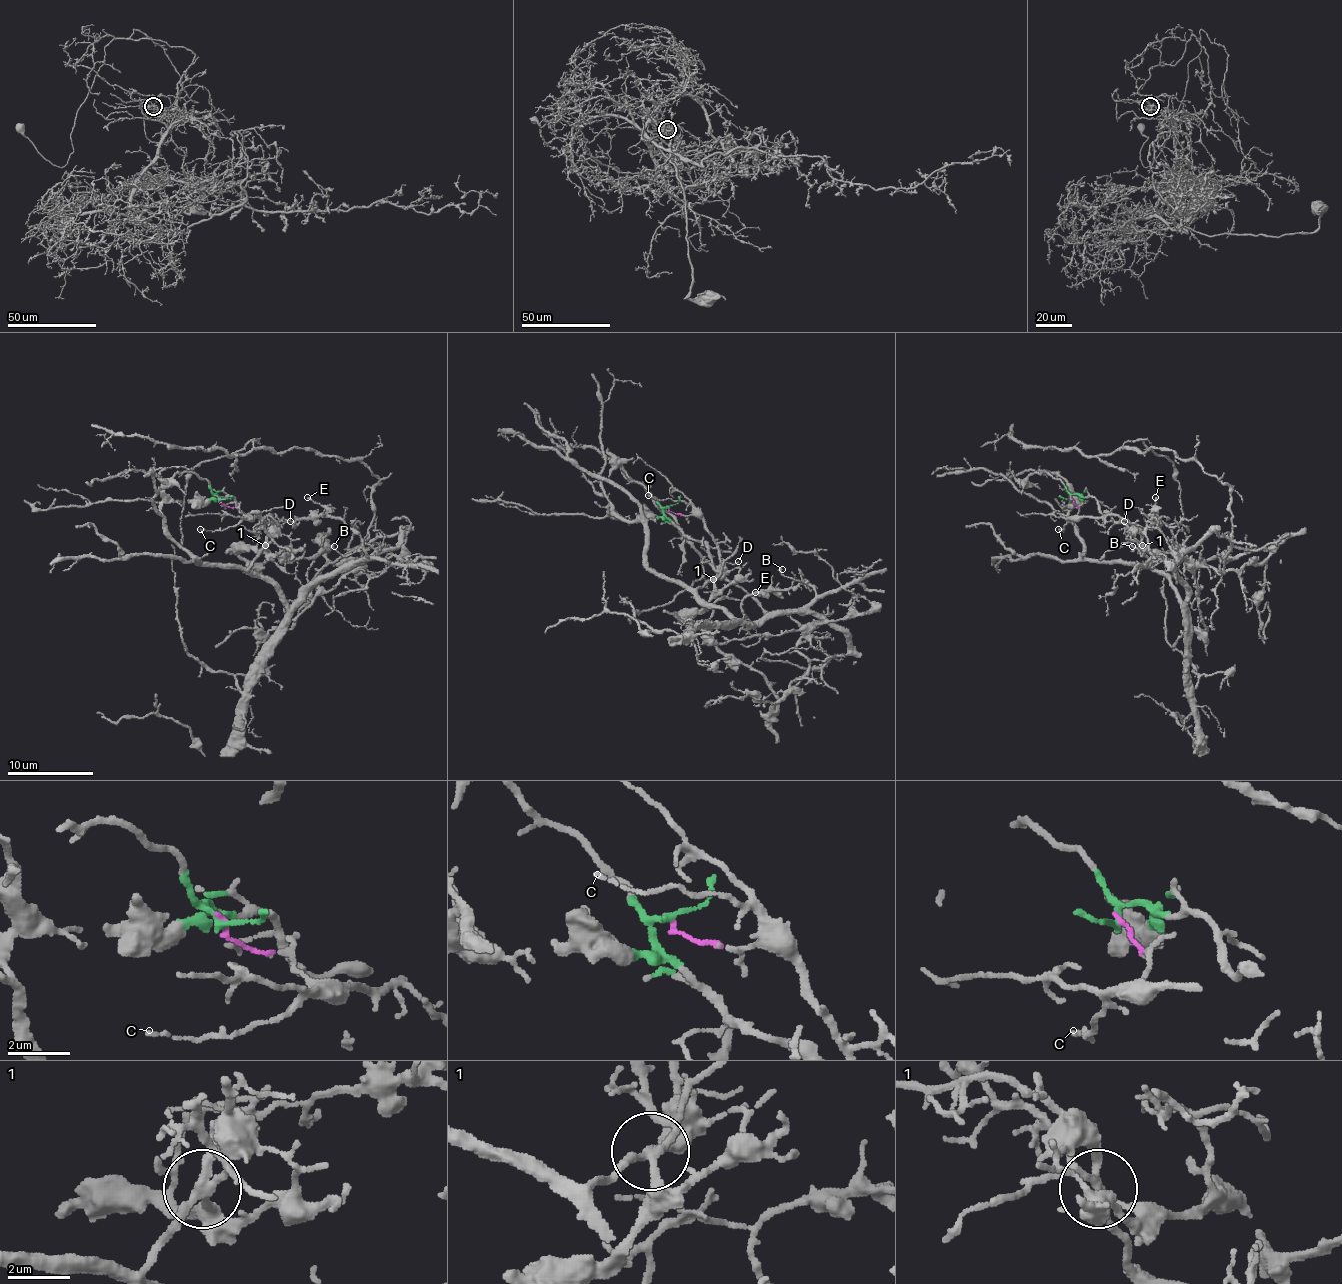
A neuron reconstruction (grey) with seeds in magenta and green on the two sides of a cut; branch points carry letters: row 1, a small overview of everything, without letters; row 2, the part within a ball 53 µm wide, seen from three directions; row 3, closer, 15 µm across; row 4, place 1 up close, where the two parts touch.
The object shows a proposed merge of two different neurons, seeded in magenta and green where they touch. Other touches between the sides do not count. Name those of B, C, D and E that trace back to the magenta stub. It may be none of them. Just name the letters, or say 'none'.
B, C, D, E

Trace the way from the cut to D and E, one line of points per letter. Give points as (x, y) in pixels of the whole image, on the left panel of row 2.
D: (221, 498), (227, 507), (249, 515), (270, 515), (289, 522)
E: (221, 498), (249, 515), (270, 515), (270, 532), (249, 569), (289, 605), (367, 556), (356, 532), (307, 498)

